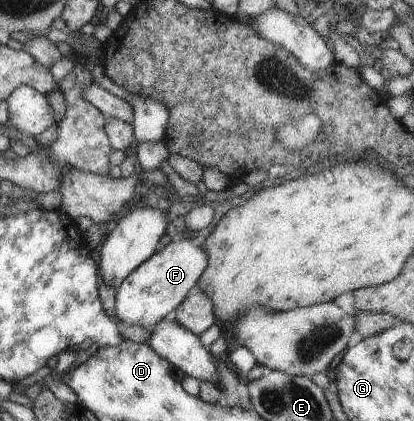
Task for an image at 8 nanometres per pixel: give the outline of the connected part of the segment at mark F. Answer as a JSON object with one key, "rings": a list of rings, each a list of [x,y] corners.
{"rings":[[[193,235],[190,239],[172,241],[162,251],[155,252],[147,261],[144,261],[127,279],[116,288],[116,319],[130,326],[151,328],[173,311],[188,295],[196,289],[196,283],[203,270],[209,265],[206,249],[193,244]]]}

